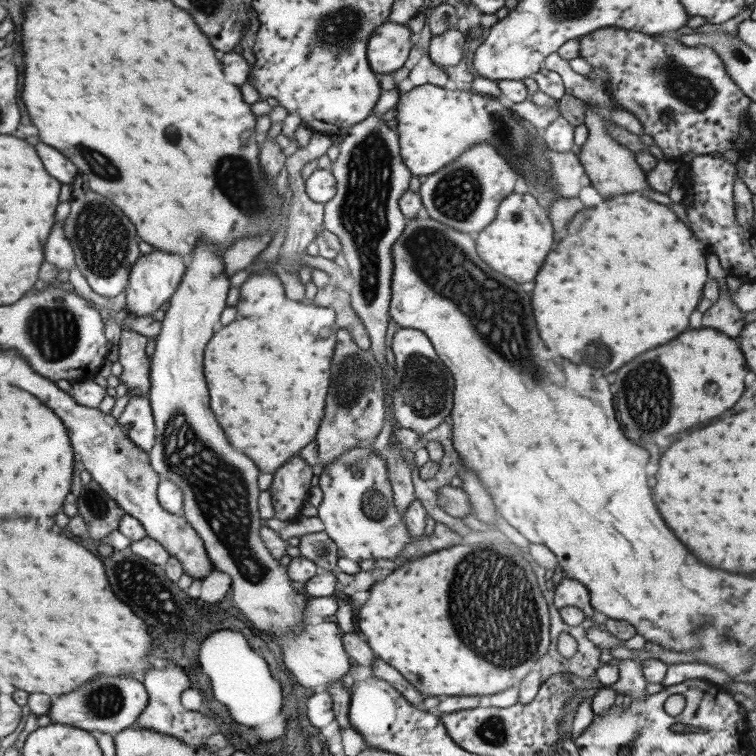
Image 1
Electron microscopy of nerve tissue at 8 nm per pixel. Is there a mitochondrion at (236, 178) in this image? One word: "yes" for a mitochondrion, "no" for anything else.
yes

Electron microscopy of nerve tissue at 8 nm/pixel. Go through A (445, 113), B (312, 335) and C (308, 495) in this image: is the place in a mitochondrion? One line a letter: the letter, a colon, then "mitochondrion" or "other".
A: other
B: other
C: other

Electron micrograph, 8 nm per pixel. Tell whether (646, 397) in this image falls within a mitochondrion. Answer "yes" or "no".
yes

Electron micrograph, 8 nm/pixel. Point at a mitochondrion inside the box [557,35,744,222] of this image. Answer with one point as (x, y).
(695, 92)

